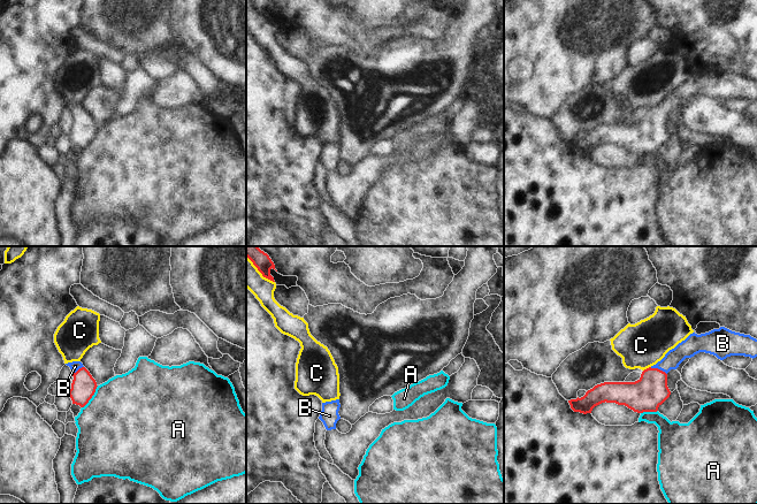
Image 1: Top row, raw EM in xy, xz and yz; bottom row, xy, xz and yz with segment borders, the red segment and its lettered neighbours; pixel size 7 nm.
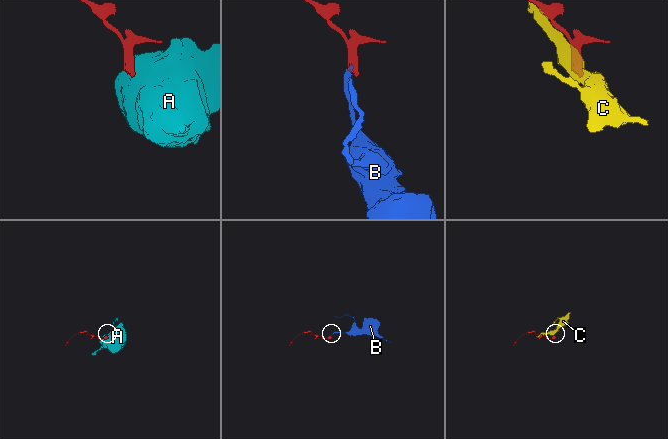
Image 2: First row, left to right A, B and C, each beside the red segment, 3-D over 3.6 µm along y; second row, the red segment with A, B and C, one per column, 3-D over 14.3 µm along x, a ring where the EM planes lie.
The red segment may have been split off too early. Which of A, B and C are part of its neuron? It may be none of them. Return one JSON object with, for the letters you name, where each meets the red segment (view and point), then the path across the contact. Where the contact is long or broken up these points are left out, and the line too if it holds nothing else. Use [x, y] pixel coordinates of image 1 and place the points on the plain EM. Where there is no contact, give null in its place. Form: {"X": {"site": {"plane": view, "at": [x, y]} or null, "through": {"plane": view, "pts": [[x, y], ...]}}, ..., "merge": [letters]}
{"B": {"site": {"plane": "yz", "at": [657, 111]}, "through": {"plane": "yz", "pts": [[645, 137], [652, 129], [657, 111], [687, 91]]}}, "merge": ["B"]}

